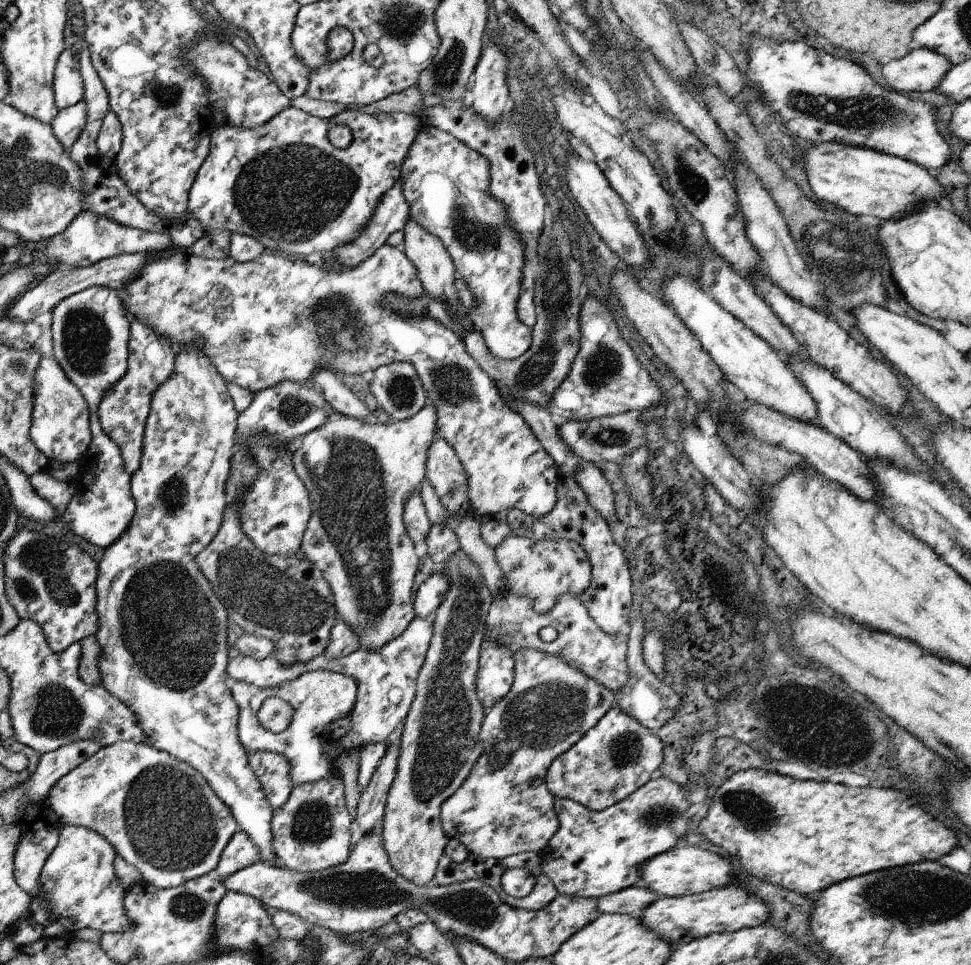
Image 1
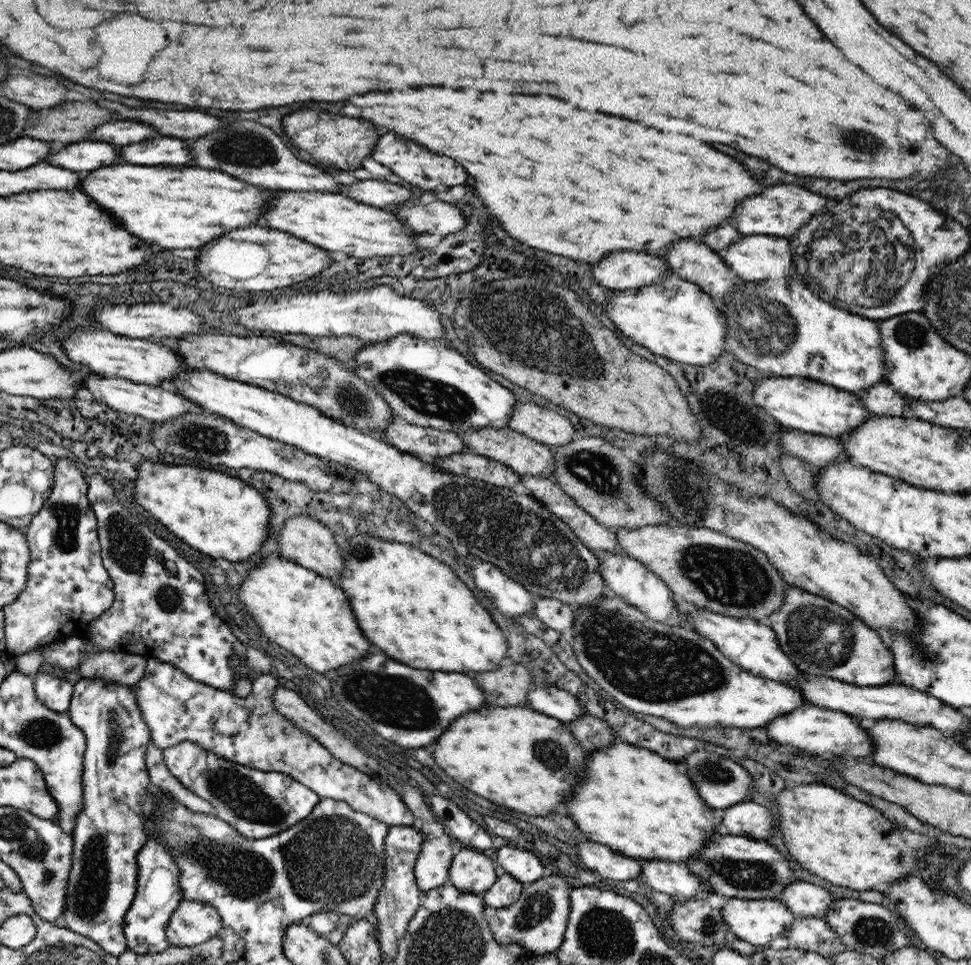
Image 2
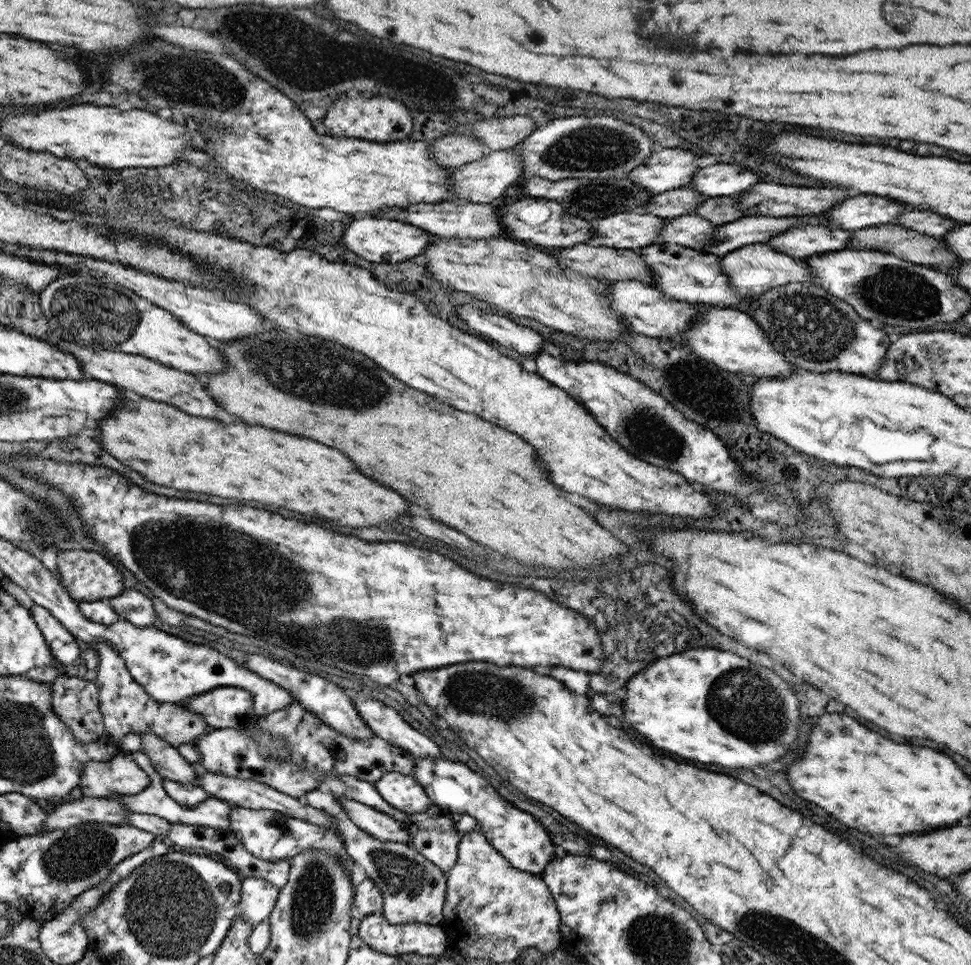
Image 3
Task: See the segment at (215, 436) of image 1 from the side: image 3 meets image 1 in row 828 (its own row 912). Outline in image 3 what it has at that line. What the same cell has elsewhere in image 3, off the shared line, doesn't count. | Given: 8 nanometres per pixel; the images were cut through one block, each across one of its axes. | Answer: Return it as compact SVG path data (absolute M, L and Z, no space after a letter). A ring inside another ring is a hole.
M247 877L242 882L242 900L239 900L239 917L251 926L263 922L274 911L278 888L263 879Z

